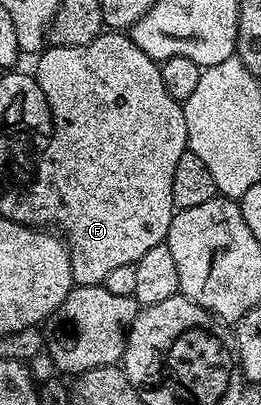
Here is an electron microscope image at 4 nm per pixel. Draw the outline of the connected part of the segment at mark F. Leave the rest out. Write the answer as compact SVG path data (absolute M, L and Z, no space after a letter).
M121 30L102 31L101 35L83 46L46 47L35 61L37 61L35 75L39 86L43 86L43 94L47 94L47 106L53 115L51 135L48 137L49 145L46 146L45 153L40 153L39 156L41 184L37 184L37 196L33 196L33 200L37 200L37 216L45 212L49 220L57 220L56 231L63 237L69 250L74 285L101 284L107 278L107 274L111 274L111 270L118 266L136 264L139 258L143 258L143 254L147 254L147 250L151 250L151 246L165 243L165 236L169 232L175 211L171 182L175 178L175 166L179 166L179 158L183 158L189 146L185 110L178 100L167 94L167 86L163 86L160 63L143 54L143 50L139 50L139 46L135 46L132 38Z

